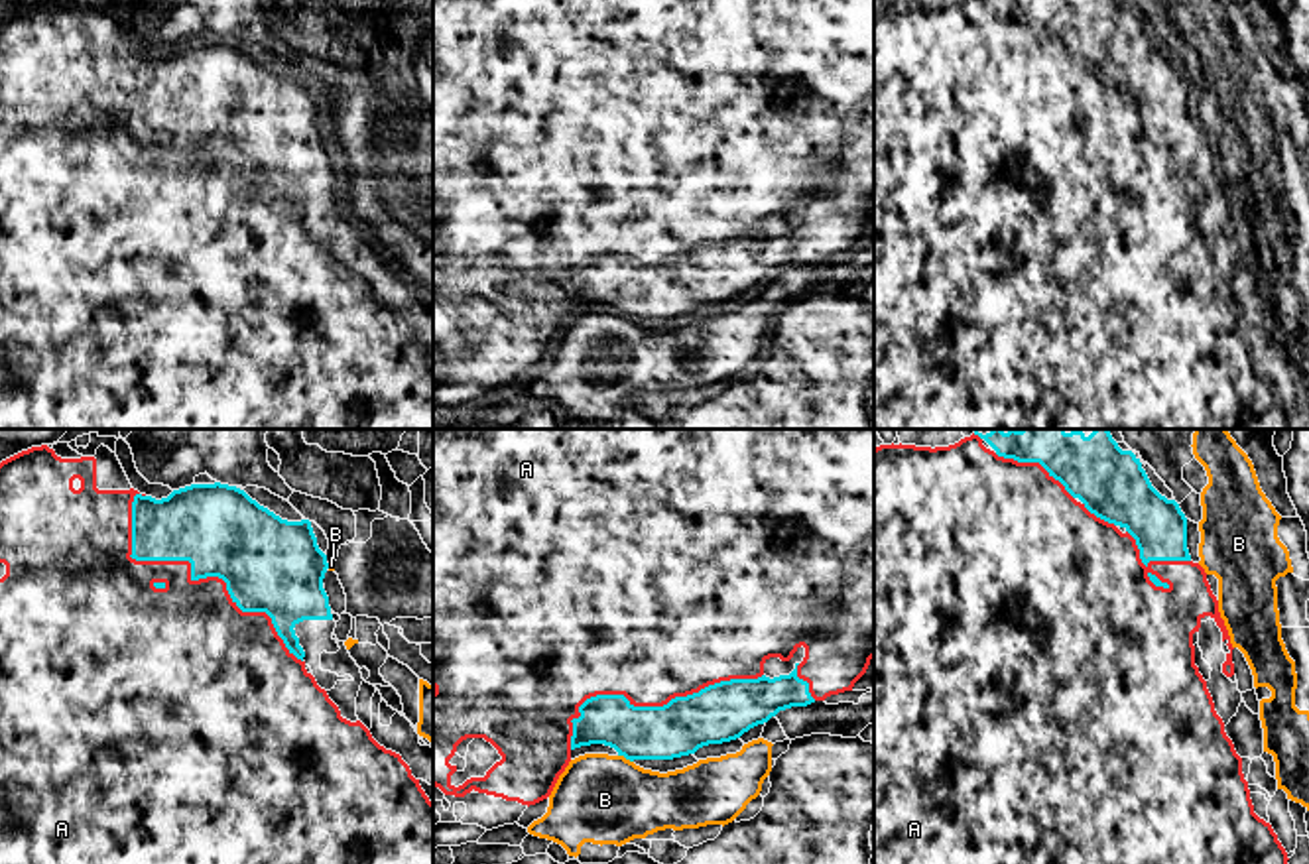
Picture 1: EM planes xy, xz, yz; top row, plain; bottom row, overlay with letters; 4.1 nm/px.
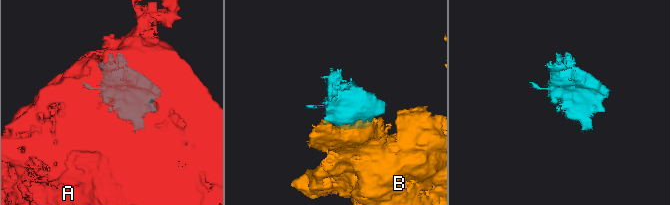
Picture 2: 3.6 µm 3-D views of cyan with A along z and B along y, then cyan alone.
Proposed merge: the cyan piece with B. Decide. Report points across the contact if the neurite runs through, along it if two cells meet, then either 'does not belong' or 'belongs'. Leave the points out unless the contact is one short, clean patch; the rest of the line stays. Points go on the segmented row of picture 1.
does not belong

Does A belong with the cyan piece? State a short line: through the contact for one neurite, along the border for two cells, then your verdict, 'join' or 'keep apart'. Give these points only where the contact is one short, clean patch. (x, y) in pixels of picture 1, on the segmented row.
join

